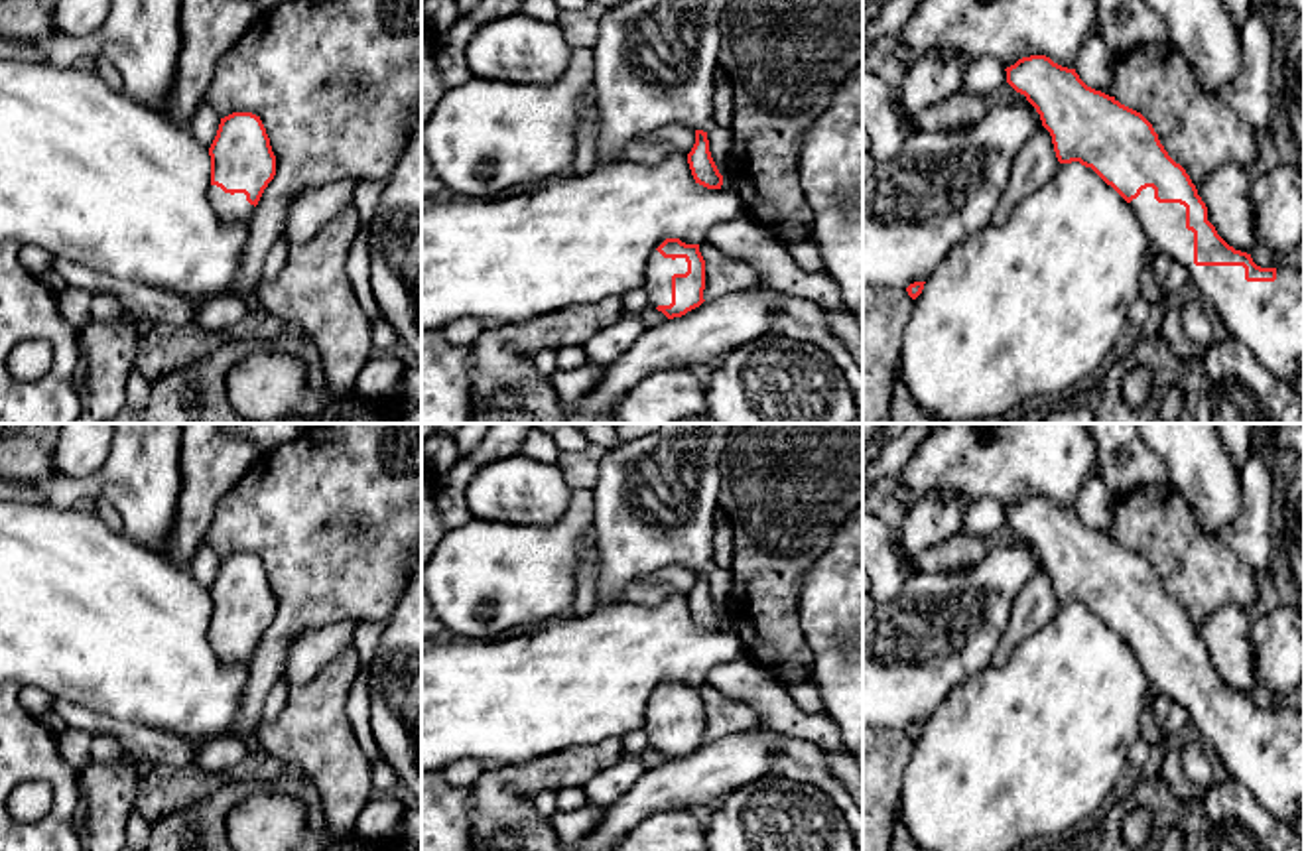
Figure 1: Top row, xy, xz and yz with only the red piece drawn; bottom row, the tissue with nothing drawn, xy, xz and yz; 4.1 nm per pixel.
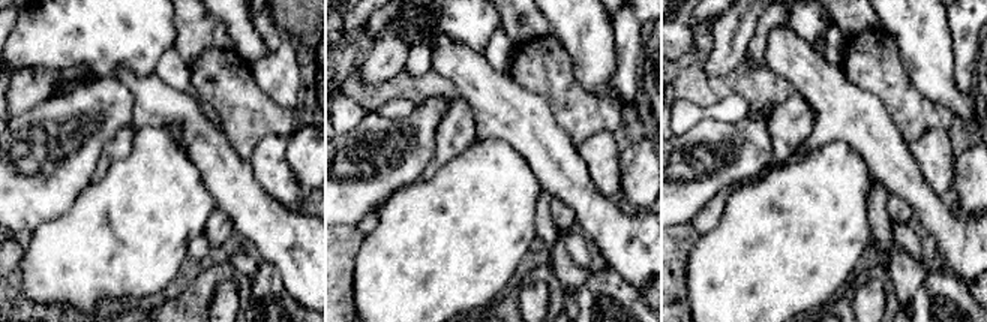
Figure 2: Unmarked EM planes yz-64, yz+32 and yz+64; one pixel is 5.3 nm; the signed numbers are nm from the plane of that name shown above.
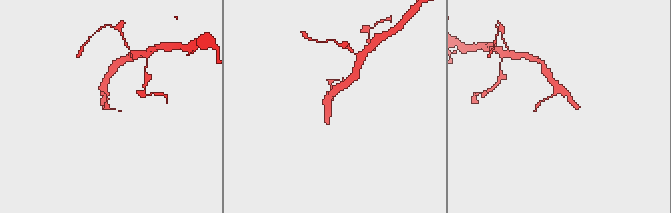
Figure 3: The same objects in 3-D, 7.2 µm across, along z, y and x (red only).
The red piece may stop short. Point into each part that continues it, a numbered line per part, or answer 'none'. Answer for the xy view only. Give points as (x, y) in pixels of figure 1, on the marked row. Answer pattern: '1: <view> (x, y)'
1: xy (235, 207)

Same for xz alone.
1: xz (658, 274)

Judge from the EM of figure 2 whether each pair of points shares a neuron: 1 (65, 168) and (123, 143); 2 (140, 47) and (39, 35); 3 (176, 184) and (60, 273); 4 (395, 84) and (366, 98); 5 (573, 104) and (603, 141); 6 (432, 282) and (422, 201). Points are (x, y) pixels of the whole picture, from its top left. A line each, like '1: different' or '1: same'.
1: different
2: same
3: same
4: same
5: different
6: same

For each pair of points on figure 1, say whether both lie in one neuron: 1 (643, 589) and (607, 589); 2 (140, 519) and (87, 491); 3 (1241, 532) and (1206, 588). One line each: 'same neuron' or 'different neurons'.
1: different neurons
2: same neuron
3: different neurons

